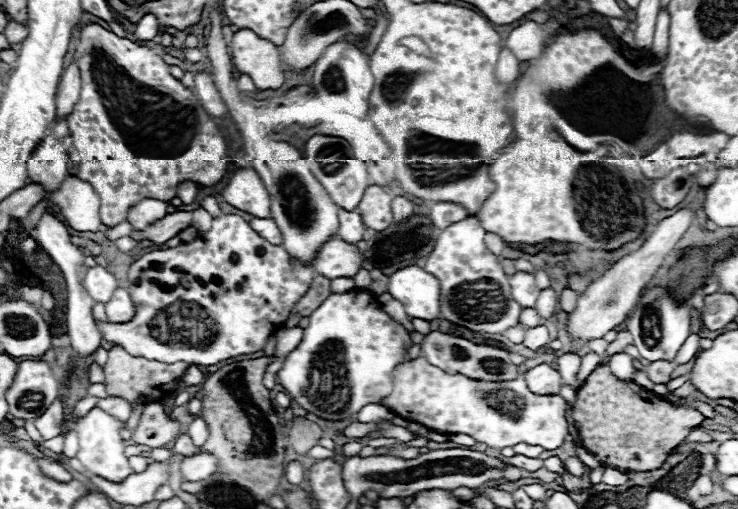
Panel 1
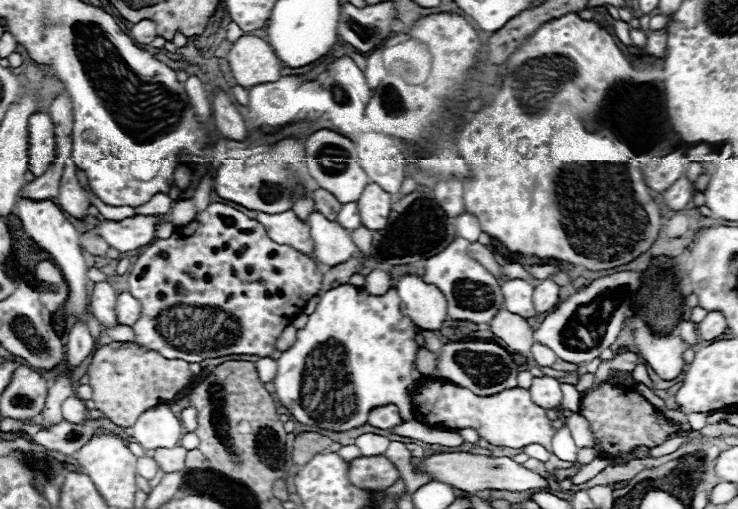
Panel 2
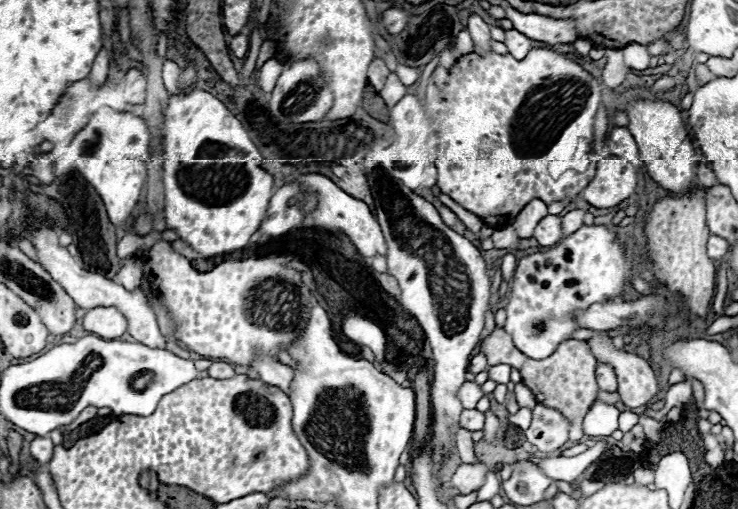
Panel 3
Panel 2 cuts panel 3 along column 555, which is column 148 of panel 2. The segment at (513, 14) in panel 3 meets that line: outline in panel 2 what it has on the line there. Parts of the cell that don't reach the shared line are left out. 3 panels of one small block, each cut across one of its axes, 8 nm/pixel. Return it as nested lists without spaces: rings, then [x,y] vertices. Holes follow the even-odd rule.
[[[140,20],[132,26],[130,36],[140,44],[152,44],[152,40],[156,38],[156,24],[152,20]]]

